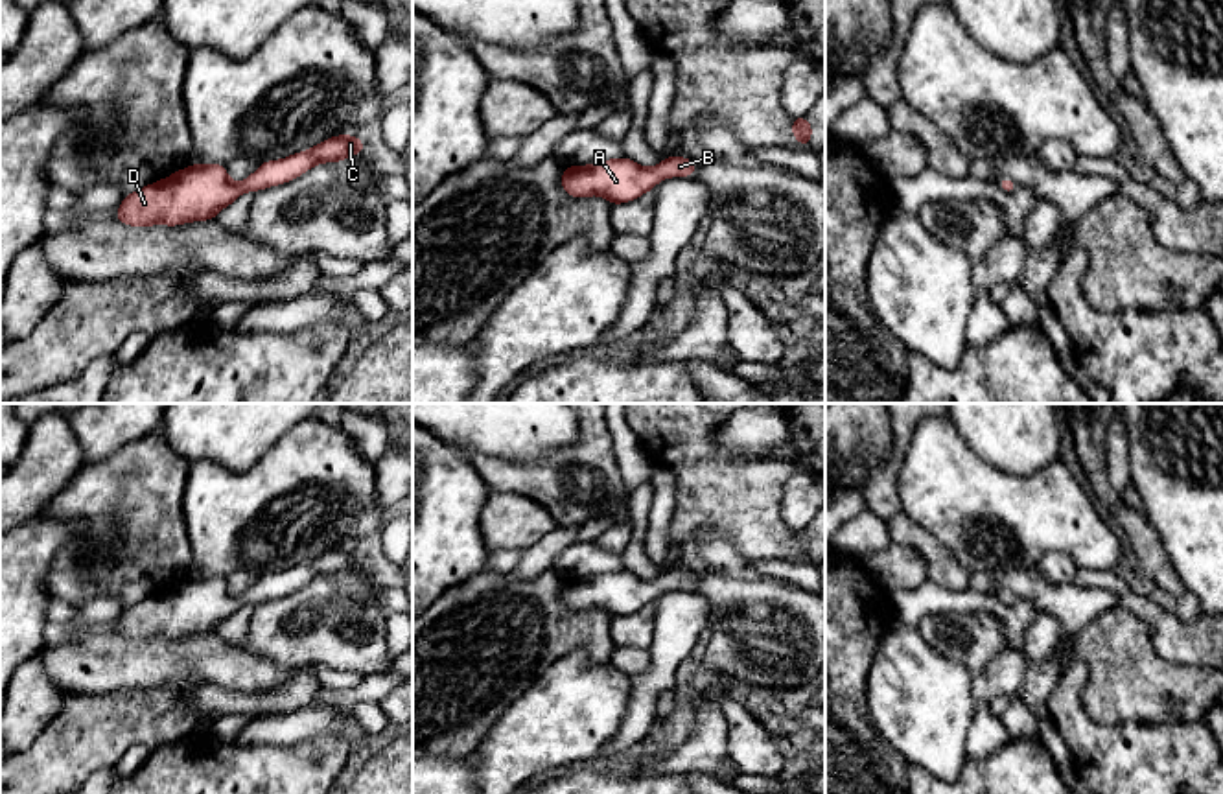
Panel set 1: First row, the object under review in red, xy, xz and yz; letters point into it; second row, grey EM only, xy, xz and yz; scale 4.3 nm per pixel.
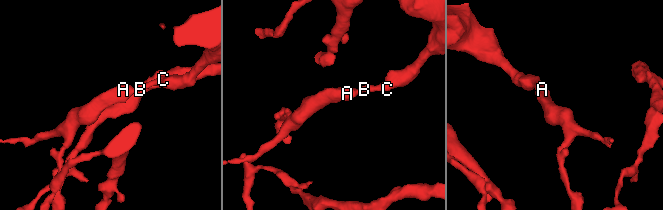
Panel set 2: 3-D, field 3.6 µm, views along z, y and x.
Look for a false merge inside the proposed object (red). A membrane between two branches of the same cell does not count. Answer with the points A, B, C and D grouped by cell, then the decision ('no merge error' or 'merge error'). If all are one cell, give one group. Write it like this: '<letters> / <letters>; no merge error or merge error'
A B C D; no merge error

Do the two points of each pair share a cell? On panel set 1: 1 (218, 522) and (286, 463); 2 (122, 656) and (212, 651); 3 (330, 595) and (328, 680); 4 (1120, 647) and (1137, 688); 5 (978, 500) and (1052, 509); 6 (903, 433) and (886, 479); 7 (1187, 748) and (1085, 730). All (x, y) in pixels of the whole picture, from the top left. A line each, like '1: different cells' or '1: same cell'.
1: same cell
2: same cell
3: different cells
4: same cell
5: same cell
6: same cell
7: same cell

